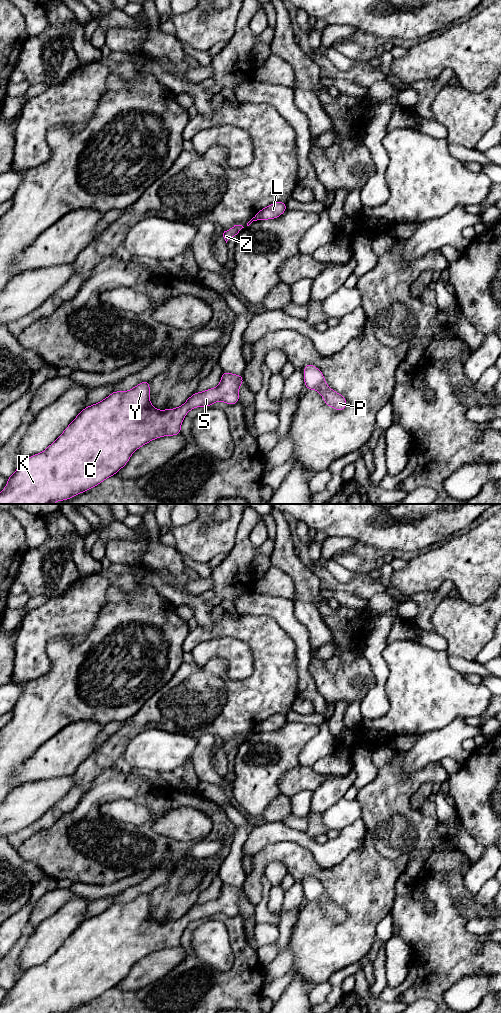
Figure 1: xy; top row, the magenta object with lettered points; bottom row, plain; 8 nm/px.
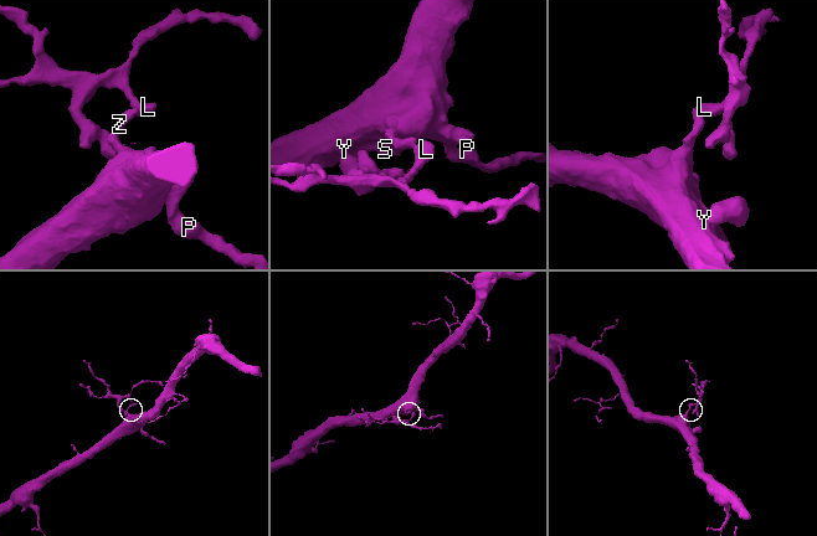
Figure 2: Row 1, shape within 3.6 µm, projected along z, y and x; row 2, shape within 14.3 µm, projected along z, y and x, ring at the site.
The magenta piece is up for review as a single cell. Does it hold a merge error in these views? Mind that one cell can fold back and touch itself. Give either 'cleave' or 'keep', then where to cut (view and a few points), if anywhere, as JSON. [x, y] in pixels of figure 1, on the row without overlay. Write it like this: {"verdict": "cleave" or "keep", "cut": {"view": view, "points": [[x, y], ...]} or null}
{"verdict": "cleave", "cut": {"view": "xy", "points": [[252, 730], [254, 732]]}}

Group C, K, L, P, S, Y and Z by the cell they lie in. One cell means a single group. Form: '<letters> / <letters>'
C K P S Y Z / L

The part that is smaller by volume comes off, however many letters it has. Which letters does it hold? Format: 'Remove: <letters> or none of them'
Remove: L

